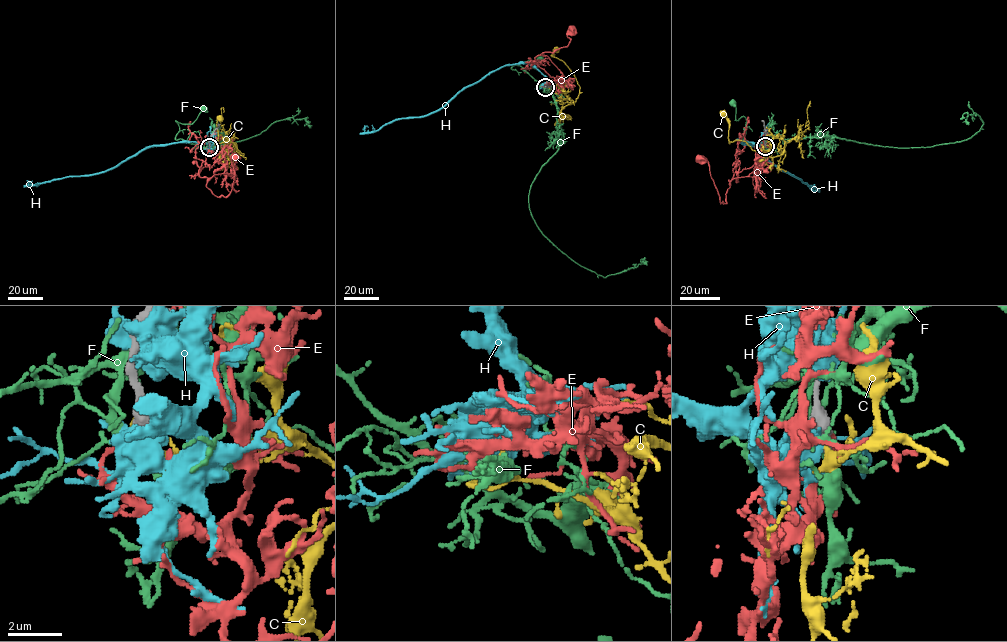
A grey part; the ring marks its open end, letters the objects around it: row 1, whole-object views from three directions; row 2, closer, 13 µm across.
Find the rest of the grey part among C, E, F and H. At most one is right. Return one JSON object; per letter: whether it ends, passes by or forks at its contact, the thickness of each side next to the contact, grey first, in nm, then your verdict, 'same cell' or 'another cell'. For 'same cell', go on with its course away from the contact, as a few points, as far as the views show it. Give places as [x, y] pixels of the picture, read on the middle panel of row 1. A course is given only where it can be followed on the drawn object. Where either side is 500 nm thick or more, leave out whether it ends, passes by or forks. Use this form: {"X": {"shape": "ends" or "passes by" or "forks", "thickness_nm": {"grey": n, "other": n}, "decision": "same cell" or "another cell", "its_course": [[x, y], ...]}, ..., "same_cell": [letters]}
{"C": {"thickness_nm": {"grey": 550, "other": 320}, "decision": "another cell"}, "E": {"thickness_nm": {"grey": 650, "other": 130}, "decision": "another cell"}, "F": {"shape": "forks", "thickness_nm": {"grey": 380, "other": 200}, "decision": "another cell"}, "H": {"thickness_nm": {"grey": 550, "other": 850}, "decision": "another cell"}, "same_cell": []}

